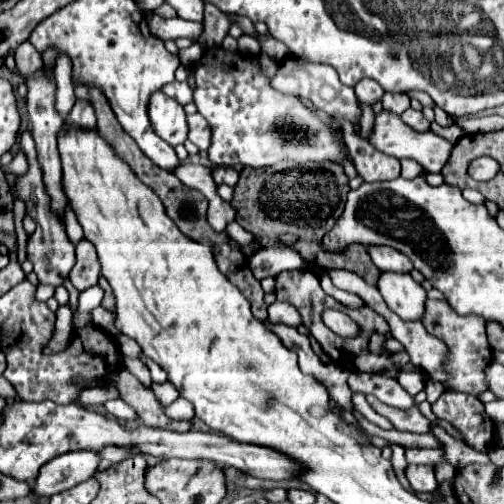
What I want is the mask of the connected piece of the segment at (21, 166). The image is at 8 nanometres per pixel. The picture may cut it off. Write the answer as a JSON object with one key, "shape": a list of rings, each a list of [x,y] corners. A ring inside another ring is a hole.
{"shape":[[[20,150],[14,155],[14,158],[10,164],[1,166],[1,170],[4,173],[11,172],[17,175],[23,175],[28,170],[28,159]]]}

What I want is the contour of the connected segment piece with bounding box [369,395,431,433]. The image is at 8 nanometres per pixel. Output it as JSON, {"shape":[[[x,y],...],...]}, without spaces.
{"shape":[[[369,395],[369,403],[379,415],[387,417],[393,423],[393,427],[399,431],[409,431],[409,433],[429,433],[431,431],[431,421],[419,411],[417,405],[407,411],[401,411],[401,409],[381,403],[375,395]]]}

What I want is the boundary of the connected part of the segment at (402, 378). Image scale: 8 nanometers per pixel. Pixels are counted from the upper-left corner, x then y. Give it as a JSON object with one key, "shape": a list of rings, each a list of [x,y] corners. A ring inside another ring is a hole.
{"shape":[[[399,371],[399,383],[411,393],[417,395],[421,389],[425,389],[425,373],[419,371]]]}

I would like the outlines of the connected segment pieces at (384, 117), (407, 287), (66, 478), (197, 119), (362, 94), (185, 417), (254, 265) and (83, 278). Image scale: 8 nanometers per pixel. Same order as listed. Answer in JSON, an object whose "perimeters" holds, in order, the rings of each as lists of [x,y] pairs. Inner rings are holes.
{"perimeters":[[[[383,109],[381,113],[375,115],[375,121],[373,121],[373,131],[369,133],[367,137],[369,143],[373,143],[373,147],[377,147],[377,151],[385,153],[385,155],[391,155],[395,159],[415,159],[427,173],[439,173],[443,169],[443,165],[447,163],[449,159],[449,153],[453,149],[453,145],[449,141],[445,141],[443,137],[427,131],[427,133],[419,133],[419,131],[413,131],[409,125],[401,123],[401,117],[393,111],[387,111]]],[[[381,273],[377,289],[381,291],[389,309],[401,319],[421,321],[421,315],[425,313],[427,291],[413,281],[409,273]]],[[[73,451],[73,455],[61,455],[61,459],[53,459],[53,463],[45,463],[45,467],[41,467],[33,493],[37,497],[51,497],[67,491],[93,477],[97,463],[99,455],[93,451]]],[[[199,113],[187,115],[187,123],[189,123],[189,141],[193,141],[201,151],[205,151],[209,147],[209,139],[211,139],[211,129],[205,123],[205,119]]],[[[361,79],[361,83],[355,85],[355,95],[361,103],[369,103],[373,105],[377,99],[383,97],[383,87],[379,83],[375,83],[373,79]]],[[[179,397],[173,405],[165,407],[165,413],[171,417],[171,419],[177,419],[177,421],[191,421],[195,417],[193,413],[193,405],[189,401],[185,401],[183,397]]],[[[269,247],[259,249],[249,257],[249,269],[257,279],[263,279],[267,275],[277,275],[285,269],[301,269],[305,261],[289,247]]],[[[81,239],[77,243],[77,263],[69,275],[71,283],[79,291],[83,291],[83,289],[91,287],[93,283],[97,283],[99,273],[101,273],[101,263],[97,259],[97,251],[95,251],[93,243],[87,239]]]]}

